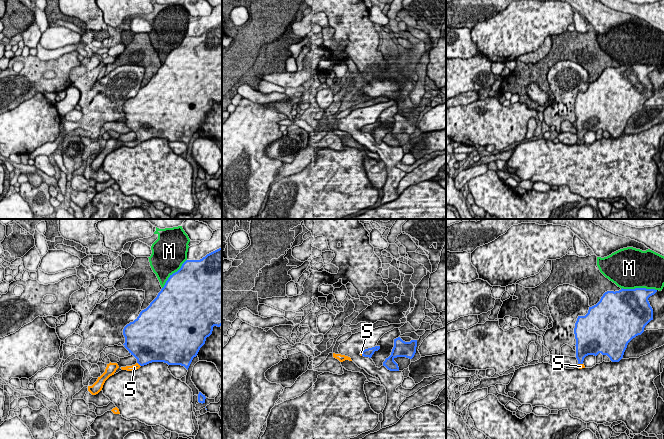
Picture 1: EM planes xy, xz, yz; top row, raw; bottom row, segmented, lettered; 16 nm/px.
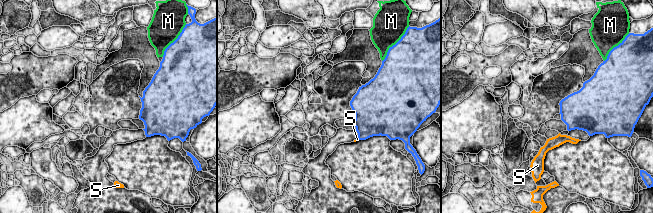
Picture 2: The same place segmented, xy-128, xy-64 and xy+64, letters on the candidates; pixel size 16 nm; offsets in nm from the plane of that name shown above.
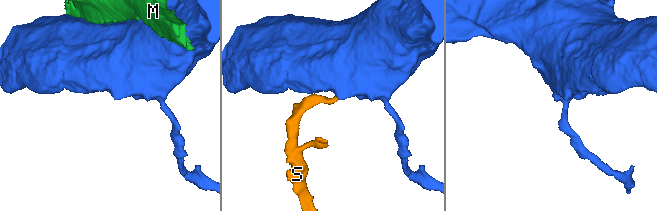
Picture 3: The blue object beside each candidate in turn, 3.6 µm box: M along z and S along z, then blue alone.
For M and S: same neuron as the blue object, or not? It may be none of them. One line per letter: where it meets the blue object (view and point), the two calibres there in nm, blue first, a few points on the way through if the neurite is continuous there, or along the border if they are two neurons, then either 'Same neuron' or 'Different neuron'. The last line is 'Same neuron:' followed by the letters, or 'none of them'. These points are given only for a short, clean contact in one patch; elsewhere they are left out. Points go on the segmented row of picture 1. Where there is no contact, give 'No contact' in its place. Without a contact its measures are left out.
M: Touches blue at yz (639, 288). Thickness 440 nm (blue) against 480 nm. Different neuron
S: Touches blue at xy (138, 363). Thickness 420 nm (blue) against 100 nm. Path across: xy (146, 350), (144, 357), (138, 363), (134, 367). Same neuron
Same neuron: S

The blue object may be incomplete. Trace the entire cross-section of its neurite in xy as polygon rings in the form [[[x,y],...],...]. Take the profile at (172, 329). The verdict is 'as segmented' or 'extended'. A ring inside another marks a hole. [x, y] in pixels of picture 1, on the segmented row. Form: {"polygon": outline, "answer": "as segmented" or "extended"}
{"polygon": [[[222,247],[207,254],[200,260],[186,260],[181,268],[170,275],[166,281],[164,287],[158,293],[157,297],[150,303],[150,305],[142,310],[139,316],[133,321],[127,324],[123,329],[123,335],[125,337],[124,347],[137,359],[137,363],[132,366],[121,367],[122,370],[135,371],[141,366],[147,365],[152,362],[164,362],[168,365],[181,365],[187,370],[194,357],[197,356],[200,348],[205,344],[206,338],[212,334],[213,327],[220,327],[222,325]]], "answer": "extended"}

